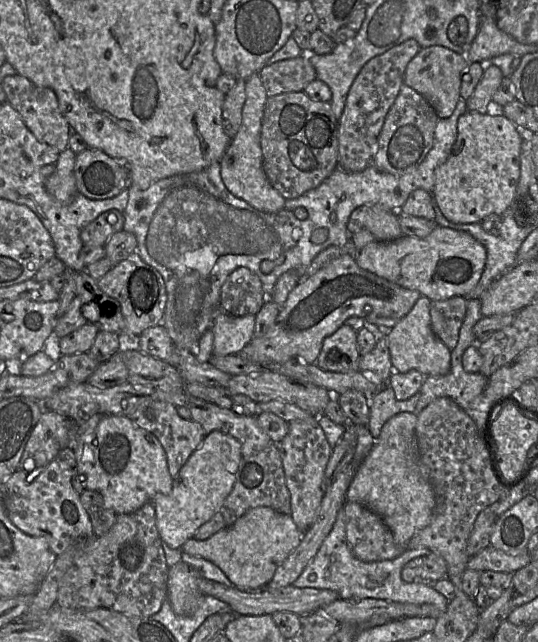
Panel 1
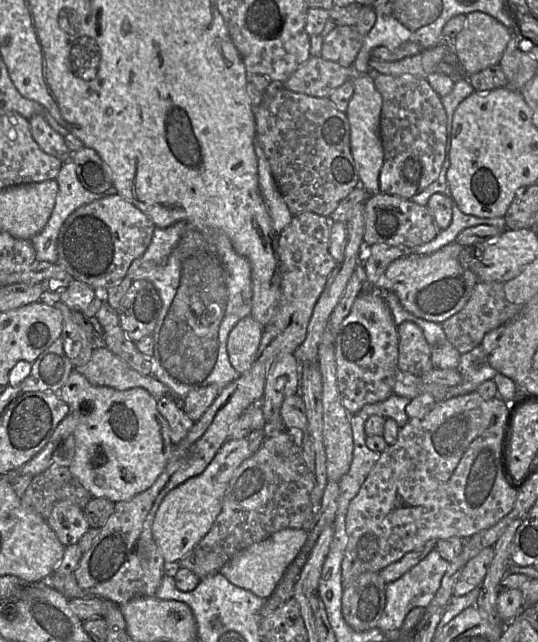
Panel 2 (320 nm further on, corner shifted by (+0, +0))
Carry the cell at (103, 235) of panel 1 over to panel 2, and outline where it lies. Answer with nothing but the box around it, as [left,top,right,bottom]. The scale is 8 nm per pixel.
[57,194,154,295]

